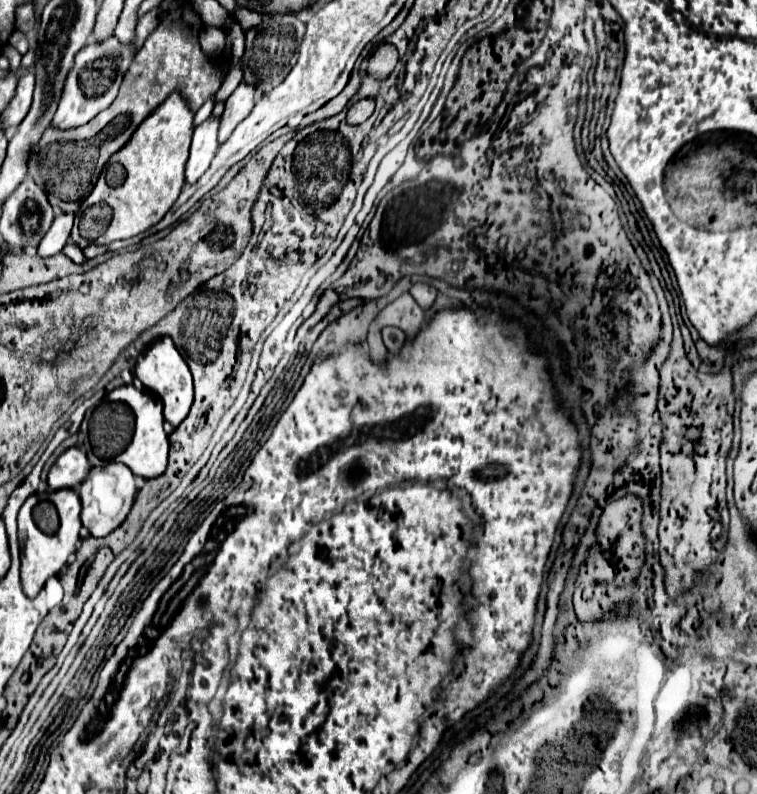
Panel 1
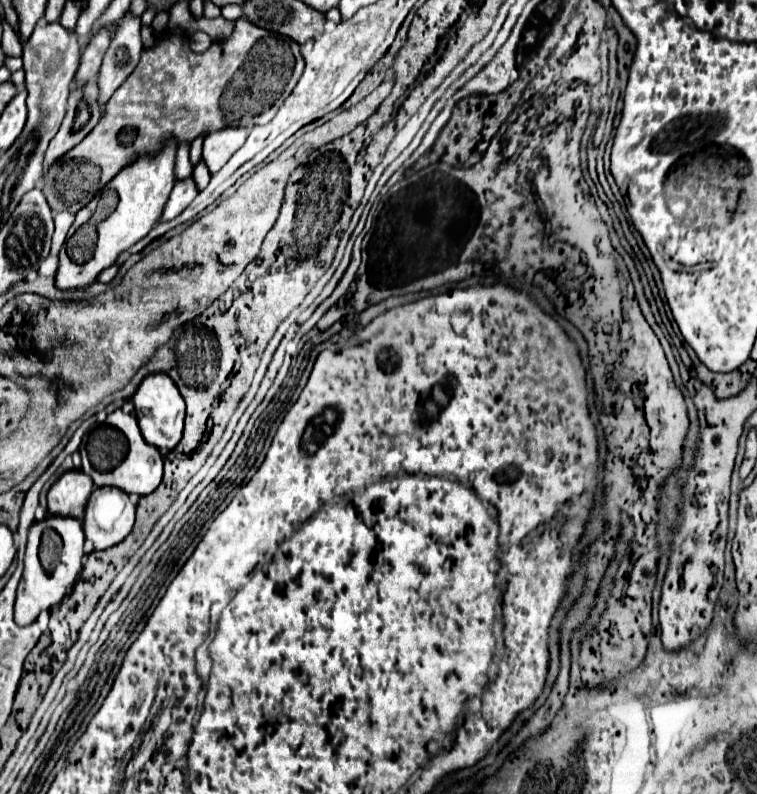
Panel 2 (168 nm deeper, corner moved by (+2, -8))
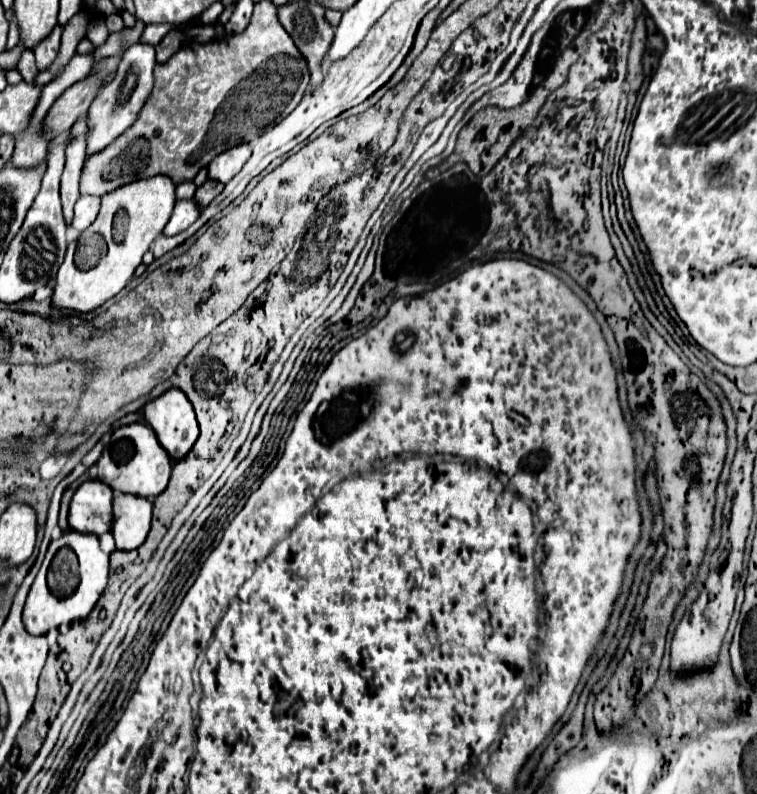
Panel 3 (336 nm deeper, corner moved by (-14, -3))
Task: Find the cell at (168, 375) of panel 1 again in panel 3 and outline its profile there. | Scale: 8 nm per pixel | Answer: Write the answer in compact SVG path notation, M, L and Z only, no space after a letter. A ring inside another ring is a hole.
M170 387L160 397L148 401L144 405L144 419L172 461L182 459L198 439L194 407L178 387Z

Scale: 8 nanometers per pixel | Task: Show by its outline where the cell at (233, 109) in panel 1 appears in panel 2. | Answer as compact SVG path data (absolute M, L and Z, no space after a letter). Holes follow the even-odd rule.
M226 128L224 132L214 132L204 140L202 160L206 162L210 174L214 176L230 158L232 154L244 144L246 128Z

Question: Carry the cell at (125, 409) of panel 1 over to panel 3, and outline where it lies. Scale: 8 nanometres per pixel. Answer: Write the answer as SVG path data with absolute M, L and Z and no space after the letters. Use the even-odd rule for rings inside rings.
M130 423L112 431L108 445L102 451L102 457L96 463L98 479L110 485L120 493L134 493L140 497L156 497L160 495L170 479L172 459L160 447L154 431L144 423Z

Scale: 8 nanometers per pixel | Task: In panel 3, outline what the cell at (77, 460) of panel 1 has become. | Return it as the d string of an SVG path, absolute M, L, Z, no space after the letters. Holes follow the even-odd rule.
M98 479L84 481L70 503L68 523L74 531L92 531L102 535L112 523L112 489Z

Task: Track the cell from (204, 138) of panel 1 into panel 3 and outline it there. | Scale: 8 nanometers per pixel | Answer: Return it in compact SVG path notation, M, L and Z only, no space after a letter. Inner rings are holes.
M184 199L184 201L176 201L174 211L170 221L164 227L164 235L176 235L180 231L184 231L186 227L190 227L200 215L200 207L196 203L196 199Z

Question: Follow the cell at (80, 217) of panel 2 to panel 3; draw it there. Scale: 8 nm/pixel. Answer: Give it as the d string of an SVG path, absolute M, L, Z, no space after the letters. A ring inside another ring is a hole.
M154 175L154 179L140 179L136 183L128 183L120 189L104 195L100 213L90 227L92 227L92 231L98 231L100 235L104 235L104 239L108 243L108 253L98 261L96 267L92 267L88 271L76 269L76 273L74 275L70 273L68 279L64 279L64 273L66 273L66 269L70 271L72 269L70 265L74 265L74 263L64 261L60 265L60 271L58 271L58 277L56 277L56 289L54 289L54 295L52 295L52 305L62 307L62 309L74 309L78 313L88 313L88 311L100 307L110 297L114 297L116 293L120 293L126 287L128 279L132 277L134 269L142 263L142 255L150 249L150 243L154 241L154 237L168 223L170 213L172 213L174 203L176 203L174 189L176 189L176 185L172 183L172 179L168 179L168 175ZM118 207L124 207L130 215L128 235L124 237L122 243L116 243L110 235L112 217L118 211Z

